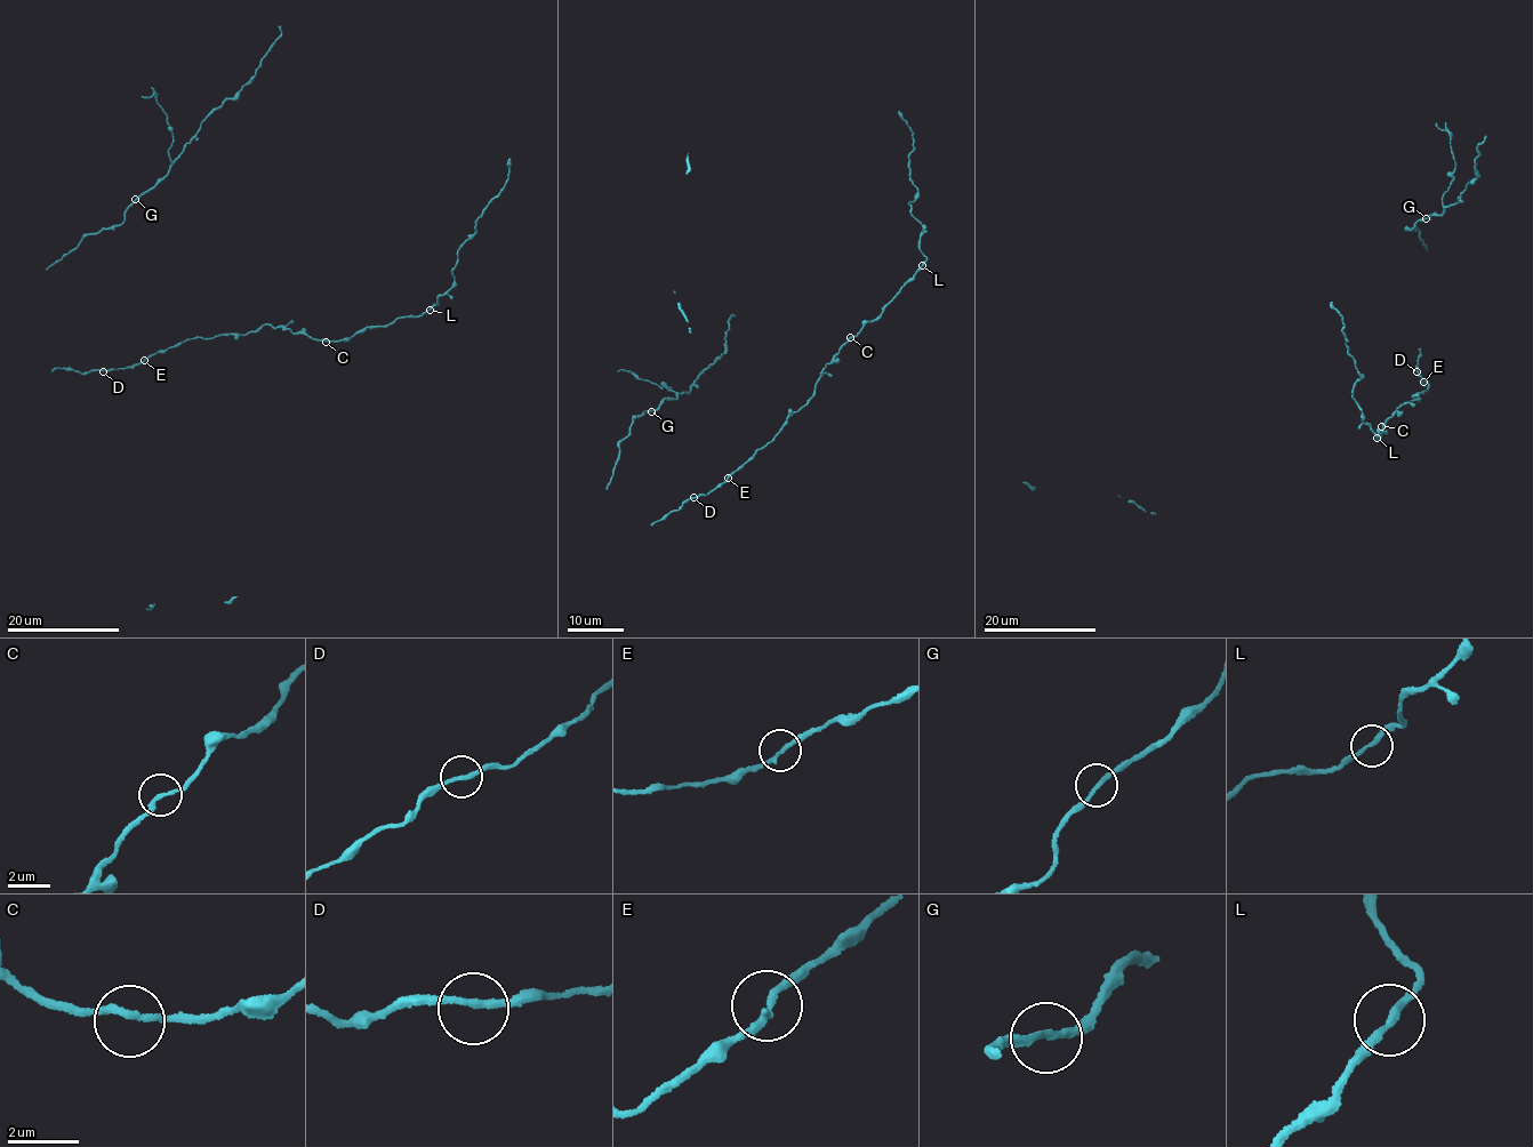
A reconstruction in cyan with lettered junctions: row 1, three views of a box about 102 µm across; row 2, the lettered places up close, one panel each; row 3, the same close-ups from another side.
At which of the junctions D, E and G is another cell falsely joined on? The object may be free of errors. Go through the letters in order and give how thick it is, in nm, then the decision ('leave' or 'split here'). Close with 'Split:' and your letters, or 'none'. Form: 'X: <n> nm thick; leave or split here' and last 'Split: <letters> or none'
D: 190 nm thick; leave
E: 190 nm thick; leave
G: 180 nm thick; leave
Split: none

